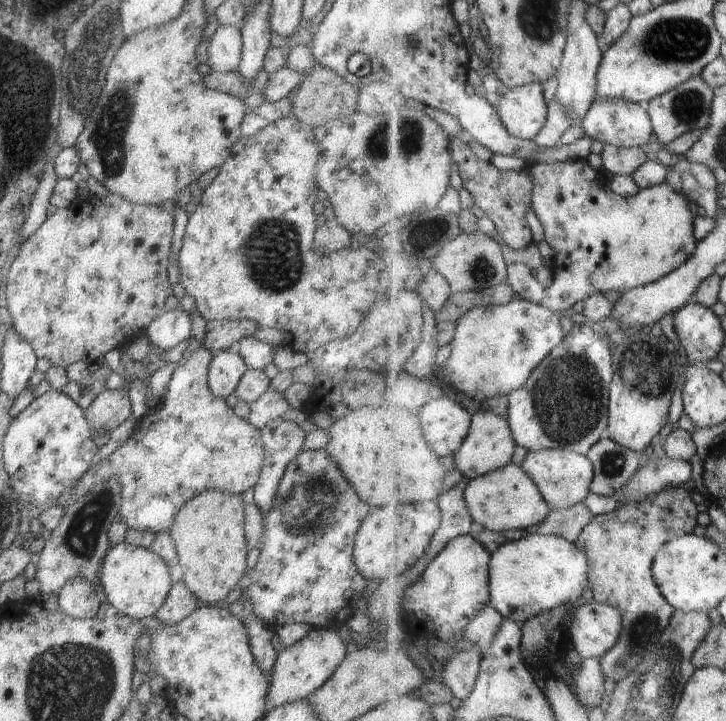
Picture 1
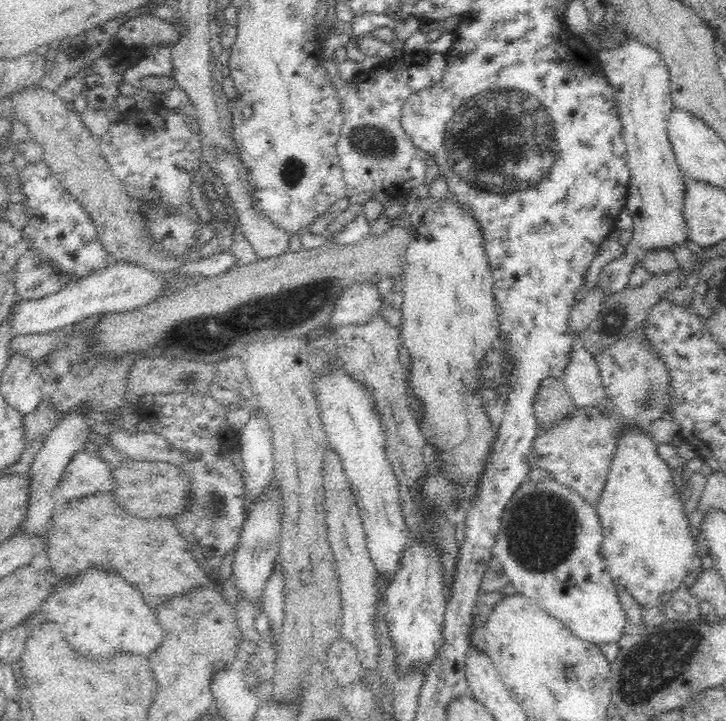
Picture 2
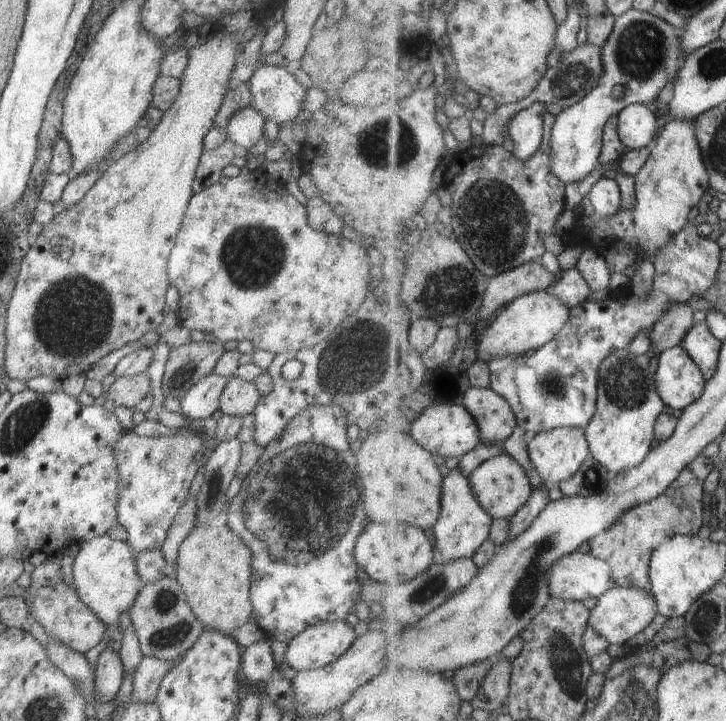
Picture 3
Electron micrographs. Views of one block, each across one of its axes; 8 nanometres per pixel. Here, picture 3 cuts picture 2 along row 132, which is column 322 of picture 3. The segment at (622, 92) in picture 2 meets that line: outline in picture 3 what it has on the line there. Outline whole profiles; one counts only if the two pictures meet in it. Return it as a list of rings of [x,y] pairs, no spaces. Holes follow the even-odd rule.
[[[346,621],[311,626],[287,642],[285,662],[298,671],[332,664],[354,644],[360,629],[350,627]]]

